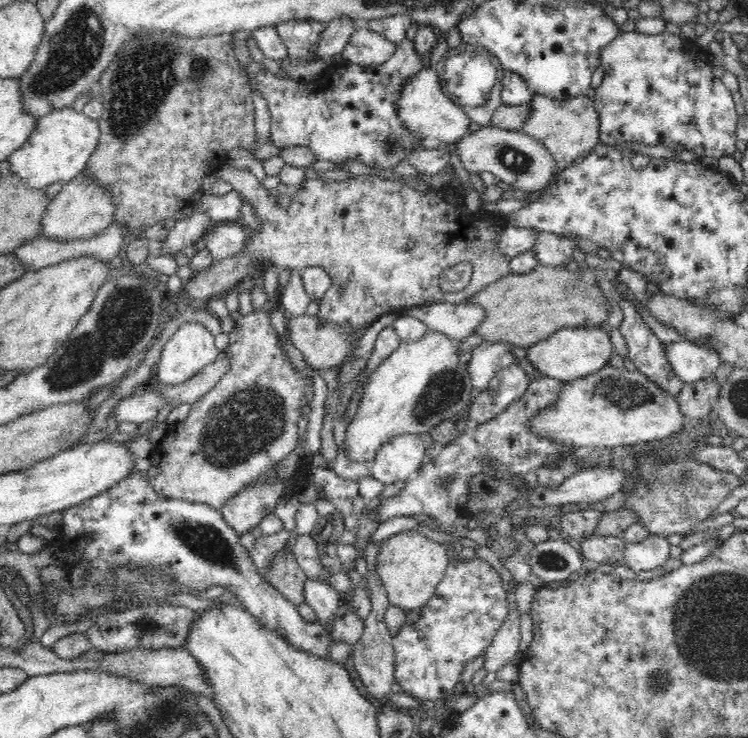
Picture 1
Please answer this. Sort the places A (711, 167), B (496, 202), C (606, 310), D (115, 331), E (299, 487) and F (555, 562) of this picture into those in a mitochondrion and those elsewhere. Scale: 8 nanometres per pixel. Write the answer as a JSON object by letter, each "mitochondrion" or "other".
{"A":"other","B":"other","C":"other","D":"mitochondrion","E":"other","F":"mitochondrion"}

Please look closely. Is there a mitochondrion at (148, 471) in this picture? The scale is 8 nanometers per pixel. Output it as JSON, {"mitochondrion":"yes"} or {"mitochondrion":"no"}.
{"mitochondrion":"no"}

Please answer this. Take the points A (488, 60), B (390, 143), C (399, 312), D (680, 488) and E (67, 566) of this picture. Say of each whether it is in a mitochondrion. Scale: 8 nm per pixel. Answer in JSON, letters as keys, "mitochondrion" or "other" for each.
{"A":"mitochondrion","B":"mitochondrion","C":"other","D":"mitochondrion","E":"other"}

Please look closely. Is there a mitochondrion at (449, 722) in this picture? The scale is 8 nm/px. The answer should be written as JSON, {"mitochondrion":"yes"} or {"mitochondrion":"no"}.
{"mitochondrion":"no"}

